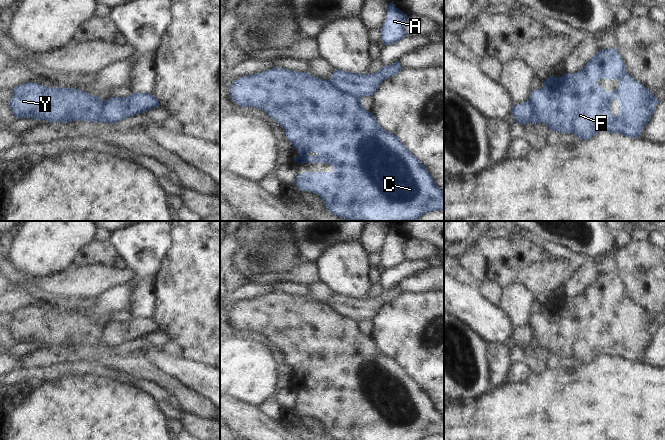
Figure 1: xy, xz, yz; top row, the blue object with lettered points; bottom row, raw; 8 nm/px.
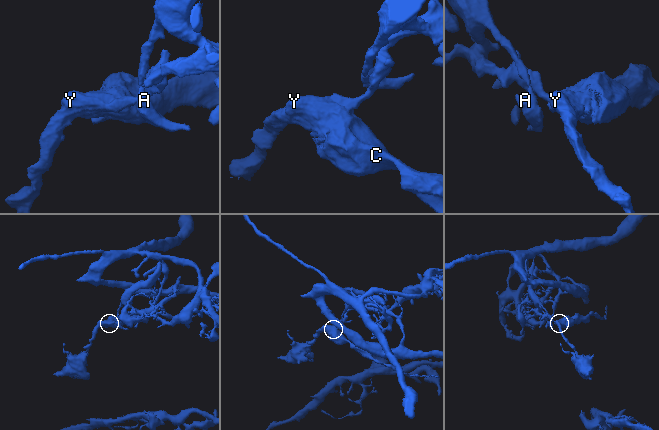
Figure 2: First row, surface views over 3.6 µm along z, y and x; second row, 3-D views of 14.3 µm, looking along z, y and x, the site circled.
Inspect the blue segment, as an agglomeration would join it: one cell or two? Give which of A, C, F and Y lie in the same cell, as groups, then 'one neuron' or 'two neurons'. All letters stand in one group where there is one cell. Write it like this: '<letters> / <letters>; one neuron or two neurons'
A / C F Y; two neurons

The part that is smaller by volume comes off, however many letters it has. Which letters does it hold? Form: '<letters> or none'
C, F, Y

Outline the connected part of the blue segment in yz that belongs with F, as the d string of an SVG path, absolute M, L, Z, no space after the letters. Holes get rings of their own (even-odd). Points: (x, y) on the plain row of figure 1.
M616 272L600 274L585 290L577 297L566 297L564 300L555 302L550 300L540 313L531 315L529 326L532 329L531 346L536 349L544 347L551 355L573 357L580 363L589 364L601 355L612 358L622 358L627 361L641 361L642 355L650 345L656 330L660 327L652 318L651 314L634 304L626 294L626 290ZM599 303L618 303L619 312L614 316L606 315L599 310ZM619 324L619 339L611 337L611 326Z

